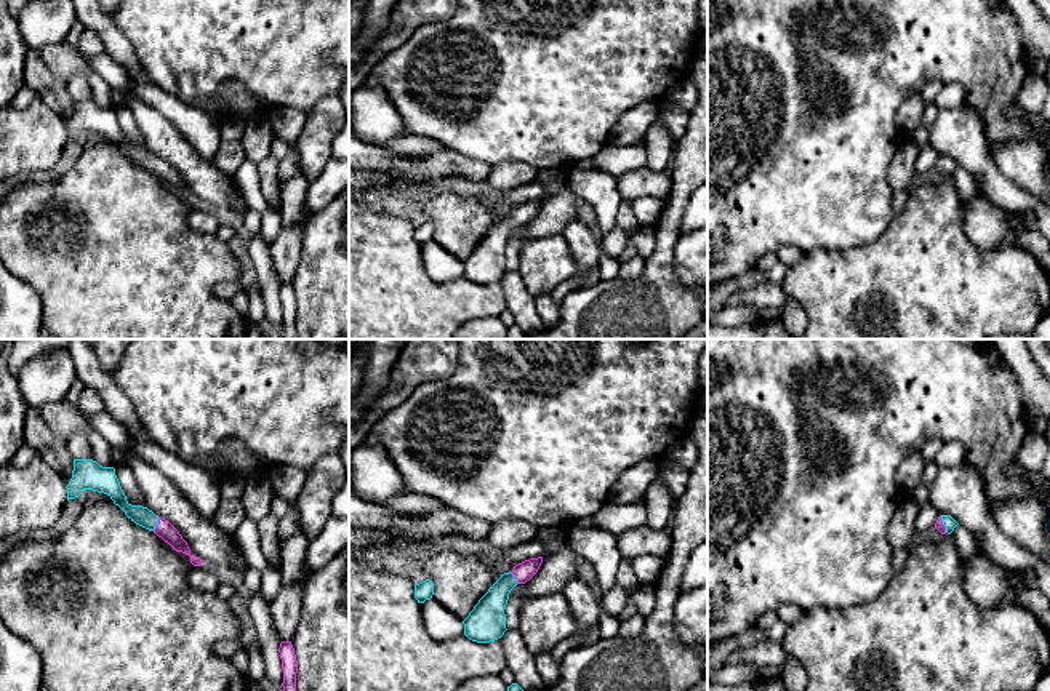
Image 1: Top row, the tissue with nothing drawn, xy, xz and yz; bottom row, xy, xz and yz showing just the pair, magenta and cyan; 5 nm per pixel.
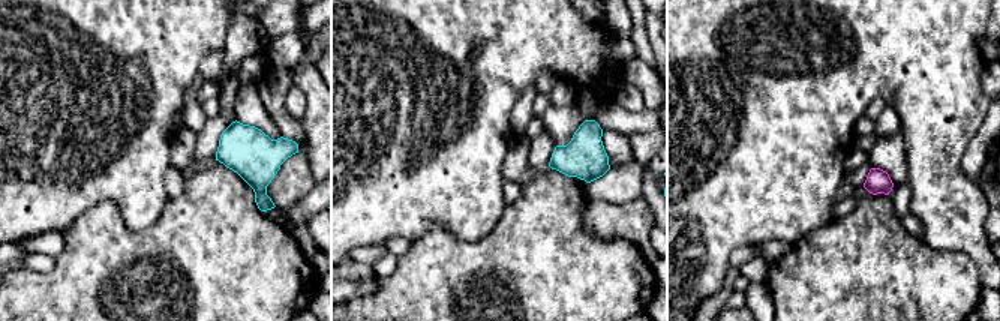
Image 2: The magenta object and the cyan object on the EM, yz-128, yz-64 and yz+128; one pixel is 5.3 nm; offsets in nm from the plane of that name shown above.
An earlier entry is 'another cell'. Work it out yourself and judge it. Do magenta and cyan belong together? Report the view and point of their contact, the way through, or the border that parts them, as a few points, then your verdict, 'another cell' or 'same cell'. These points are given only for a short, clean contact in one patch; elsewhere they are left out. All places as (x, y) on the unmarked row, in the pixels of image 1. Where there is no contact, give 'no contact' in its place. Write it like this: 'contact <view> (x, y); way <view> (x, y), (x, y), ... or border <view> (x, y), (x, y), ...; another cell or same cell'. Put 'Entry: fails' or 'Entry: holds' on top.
Entry: fails
contact xy (159, 165); way xy (165, 171), (159, 165), (141, 157); same cell

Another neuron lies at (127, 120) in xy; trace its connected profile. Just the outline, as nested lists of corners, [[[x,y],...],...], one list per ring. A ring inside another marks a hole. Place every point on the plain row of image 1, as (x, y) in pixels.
[[[128,88],[122,90],[120,104],[114,109],[115,117],[120,123],[120,128],[122,128],[125,138],[126,138],[128,146],[146,149],[144,139],[142,139],[142,136],[138,130],[134,115],[131,114],[128,104],[126,104],[126,98],[130,94],[131,94],[131,90],[128,90]]]

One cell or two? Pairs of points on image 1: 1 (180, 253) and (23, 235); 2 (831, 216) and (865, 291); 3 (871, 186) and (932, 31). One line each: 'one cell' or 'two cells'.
1: one cell
2: two cells
3: one cell

